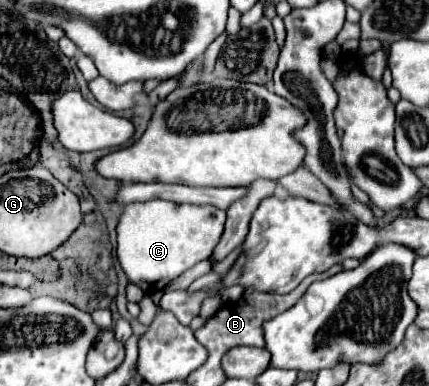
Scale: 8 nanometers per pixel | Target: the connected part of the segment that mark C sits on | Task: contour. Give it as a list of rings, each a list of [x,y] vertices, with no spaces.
[[[163,199],[125,205],[117,225],[117,257],[131,283],[139,285],[143,291],[163,289],[171,279],[213,253],[223,225],[225,211],[213,205],[177,205]]]

